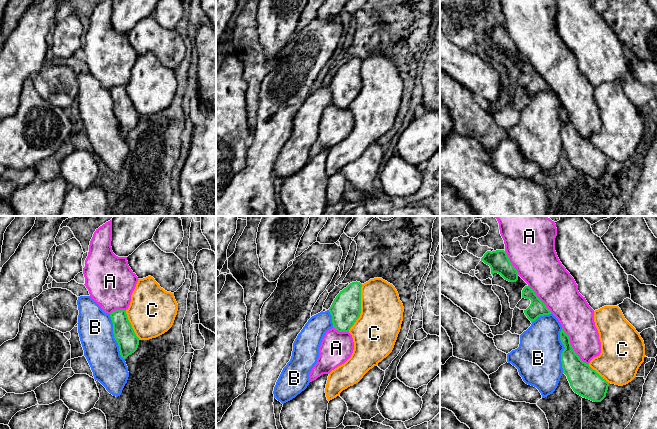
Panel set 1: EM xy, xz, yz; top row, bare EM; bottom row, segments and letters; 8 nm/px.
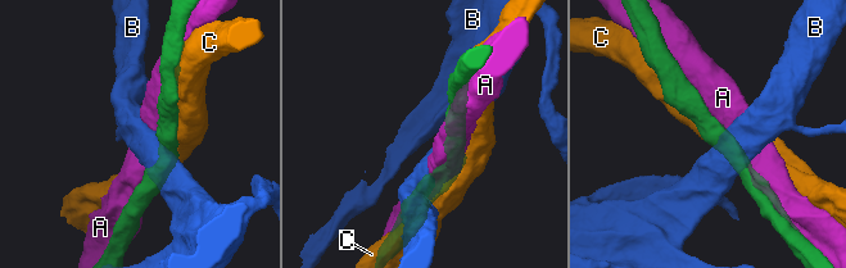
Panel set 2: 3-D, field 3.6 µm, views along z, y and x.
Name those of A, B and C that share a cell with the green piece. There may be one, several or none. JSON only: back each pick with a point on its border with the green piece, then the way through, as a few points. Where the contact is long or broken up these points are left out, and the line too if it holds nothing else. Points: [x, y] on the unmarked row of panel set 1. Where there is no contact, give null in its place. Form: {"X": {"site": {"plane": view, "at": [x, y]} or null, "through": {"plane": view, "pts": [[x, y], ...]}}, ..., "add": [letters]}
{"A": {"site": {"plane": "yz", "at": [571, 123]}}, "add": ["A"]}

